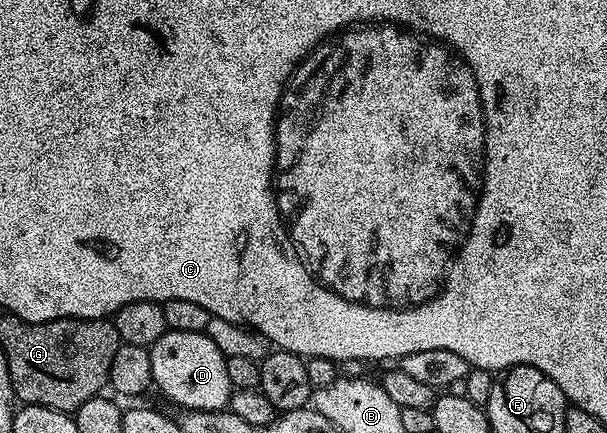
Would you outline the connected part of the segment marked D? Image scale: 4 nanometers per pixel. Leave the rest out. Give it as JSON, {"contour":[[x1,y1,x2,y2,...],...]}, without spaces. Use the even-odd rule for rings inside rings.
{"contour":[[168,330,150,347,152,358,152,378,154,387,160,388,175,404,180,404,183,410,192,412,222,412,231,403,233,389,229,382,227,357,217,350,217,342,209,338,206,332,173,332]]}

